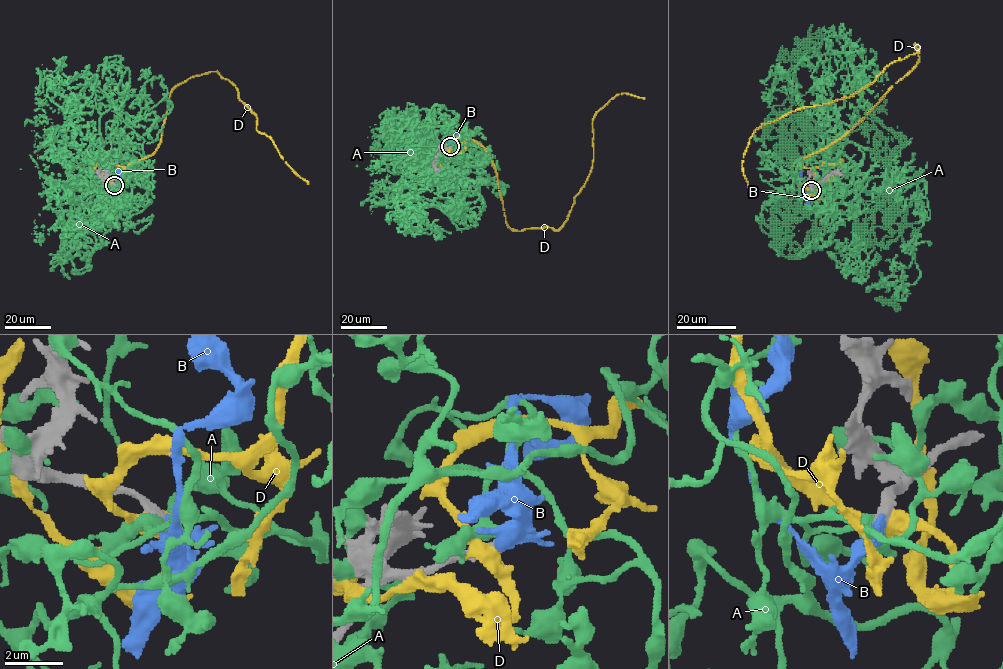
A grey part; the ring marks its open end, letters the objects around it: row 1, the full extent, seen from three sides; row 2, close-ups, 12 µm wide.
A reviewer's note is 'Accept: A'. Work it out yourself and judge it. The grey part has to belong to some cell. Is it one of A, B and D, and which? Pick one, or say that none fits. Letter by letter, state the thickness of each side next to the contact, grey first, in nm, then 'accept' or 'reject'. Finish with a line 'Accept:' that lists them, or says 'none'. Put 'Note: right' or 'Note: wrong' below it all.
A: calibres 440 and 400 nm; reject
B: calibres 440 and 360 nm; accept
D: calibres 460 and 550 nm; reject
Accept: B
Note: wrong

